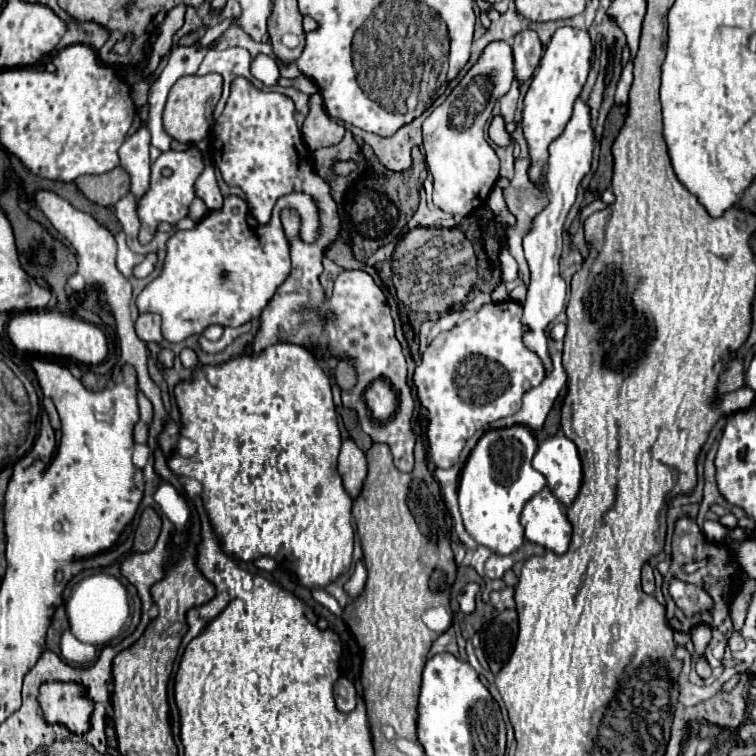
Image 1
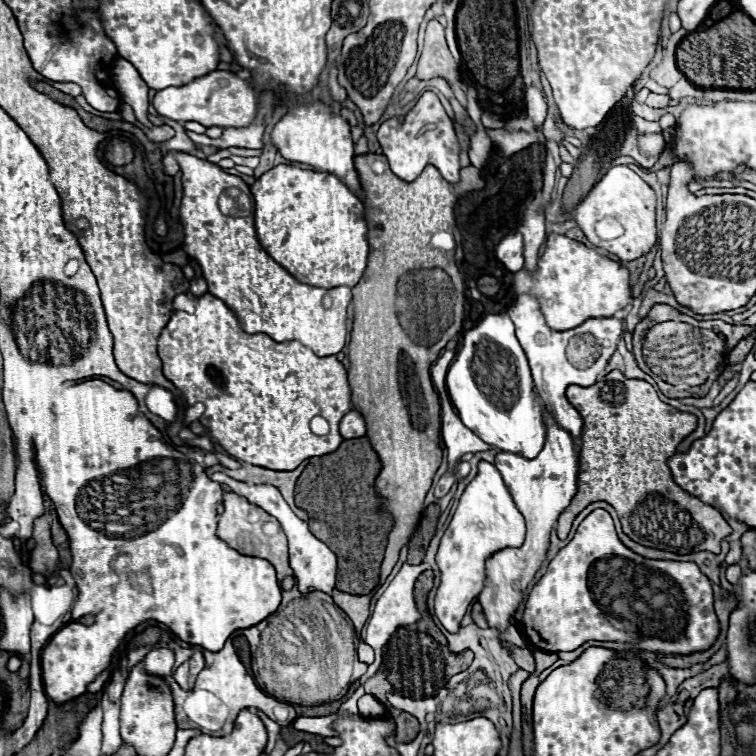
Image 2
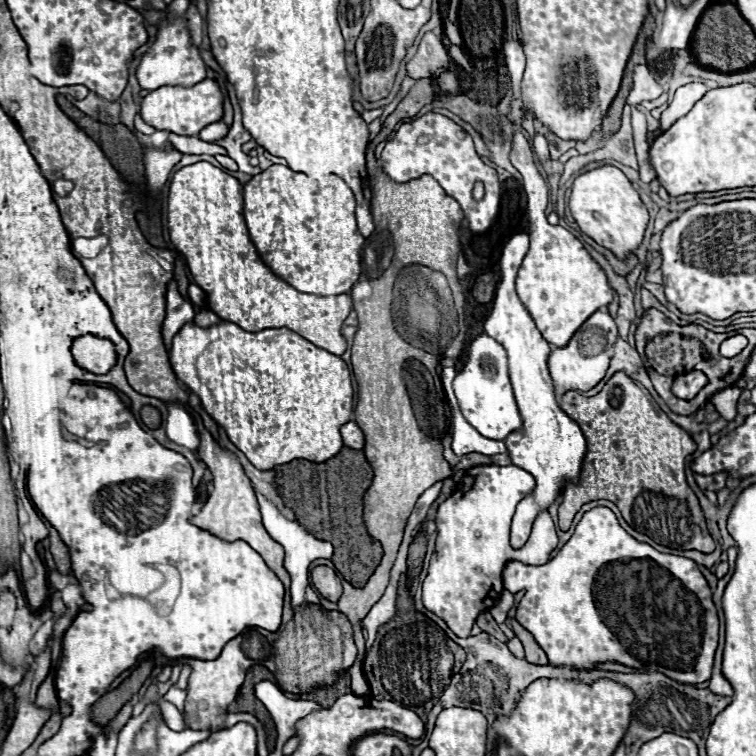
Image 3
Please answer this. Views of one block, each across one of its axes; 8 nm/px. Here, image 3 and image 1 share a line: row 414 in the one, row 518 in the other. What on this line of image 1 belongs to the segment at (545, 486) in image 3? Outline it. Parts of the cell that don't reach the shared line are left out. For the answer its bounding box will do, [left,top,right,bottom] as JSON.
[520,488,572,554]

